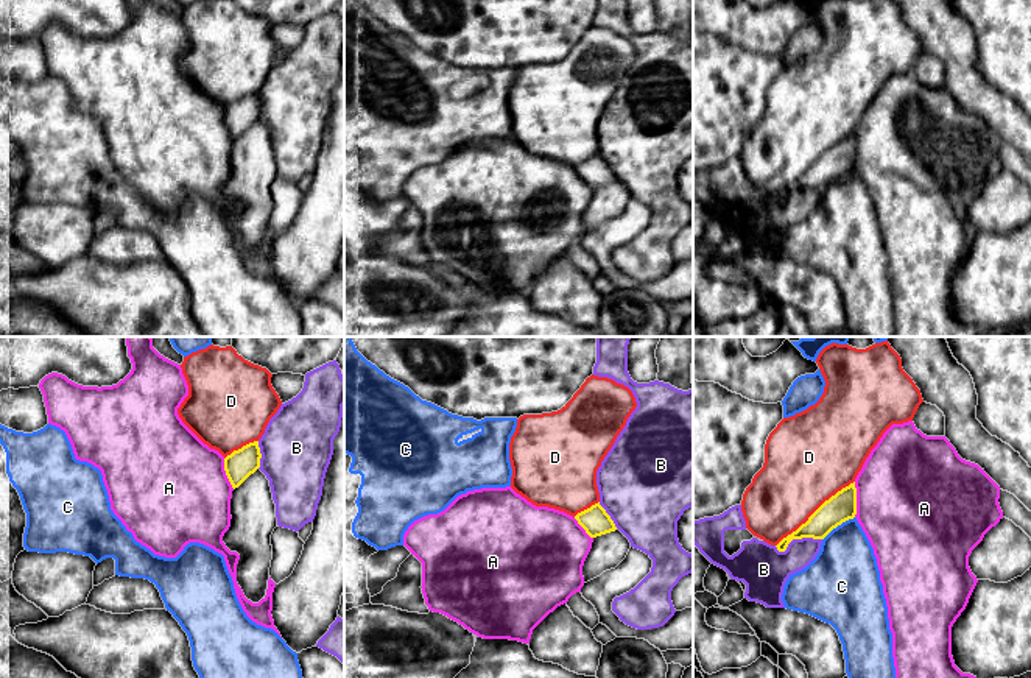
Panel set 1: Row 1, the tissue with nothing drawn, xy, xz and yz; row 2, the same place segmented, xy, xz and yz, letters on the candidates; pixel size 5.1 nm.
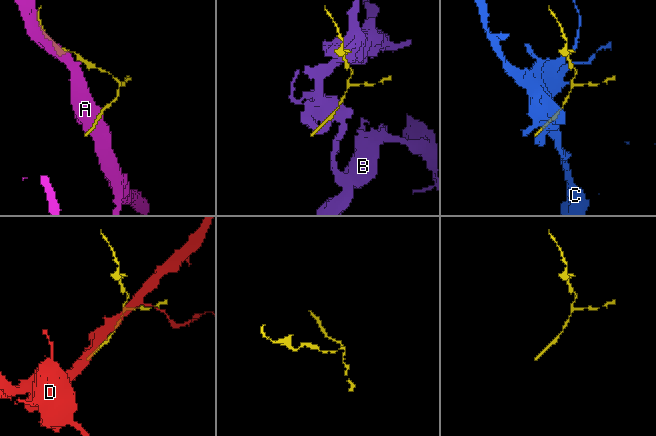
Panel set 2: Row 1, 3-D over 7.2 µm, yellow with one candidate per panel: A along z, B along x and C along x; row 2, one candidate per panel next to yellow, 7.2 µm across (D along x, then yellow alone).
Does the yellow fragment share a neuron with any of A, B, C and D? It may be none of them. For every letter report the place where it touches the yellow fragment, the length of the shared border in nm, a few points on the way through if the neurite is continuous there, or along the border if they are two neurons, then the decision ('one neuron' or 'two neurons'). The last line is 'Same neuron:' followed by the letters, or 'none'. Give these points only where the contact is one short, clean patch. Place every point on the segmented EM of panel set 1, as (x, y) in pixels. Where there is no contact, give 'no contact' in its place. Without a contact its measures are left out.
A: meets yellow in yz at (855, 499); contact 180 nm long; border along yz (854, 482), (855, 516); two neurons
B: meets yellow in yz at (796, 538); contact 260 nm long; two neurons
C: meets yellow in yz at (838, 524); contact 200 nm long; two neurons
D: meets yellow in yz at (815, 512); contact 550 nm long; two neurons
Same neuron: none

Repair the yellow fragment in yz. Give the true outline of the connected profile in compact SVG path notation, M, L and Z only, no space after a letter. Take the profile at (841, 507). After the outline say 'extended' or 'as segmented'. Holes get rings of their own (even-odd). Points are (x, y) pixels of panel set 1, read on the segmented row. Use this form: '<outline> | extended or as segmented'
M855 482L838 491L825 500L805 524L783 538L776 547L785 552L793 539L813 538L824 539L833 528L853 519L857 514L857 488Z | as segmented

